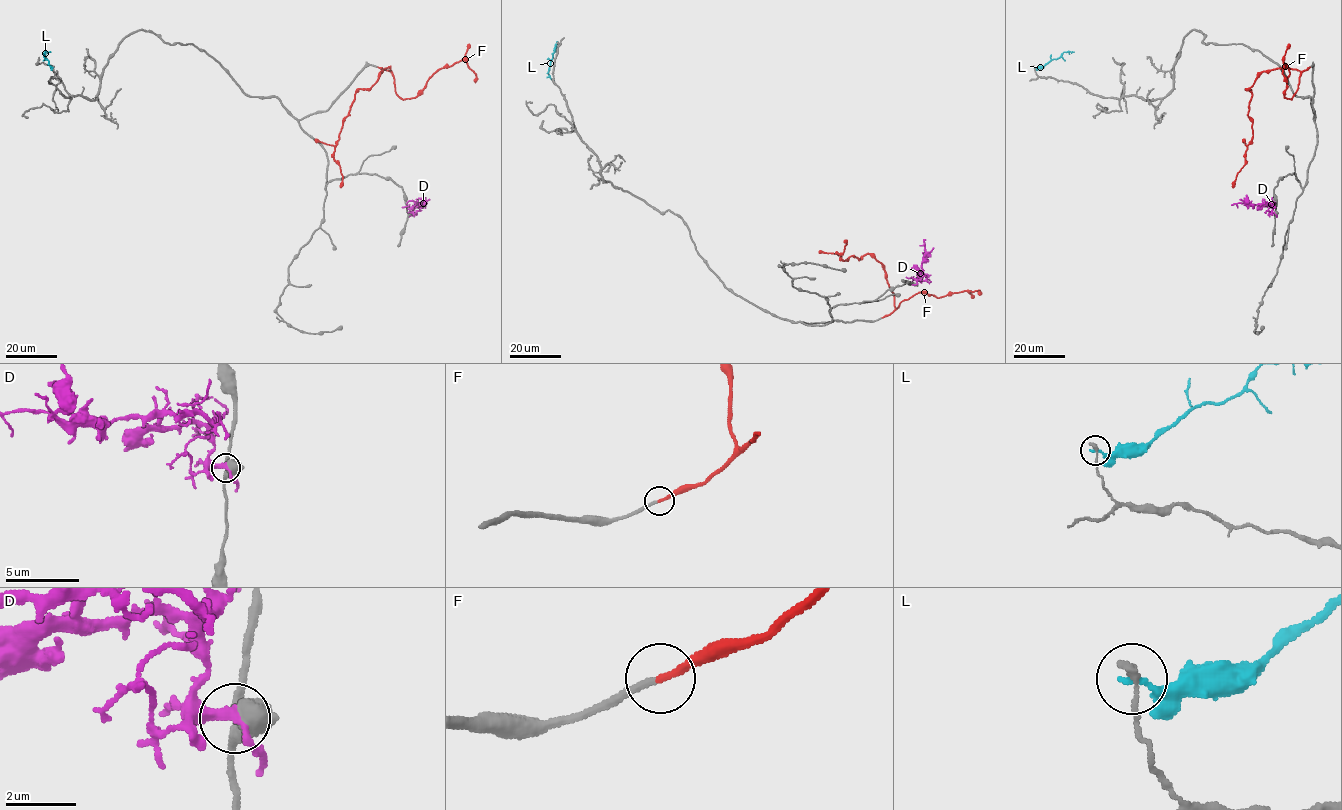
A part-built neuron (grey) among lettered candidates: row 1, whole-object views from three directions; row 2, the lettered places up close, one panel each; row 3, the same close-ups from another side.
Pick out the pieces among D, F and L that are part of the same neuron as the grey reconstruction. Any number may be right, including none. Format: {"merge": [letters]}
{"merge": ["F"]}

